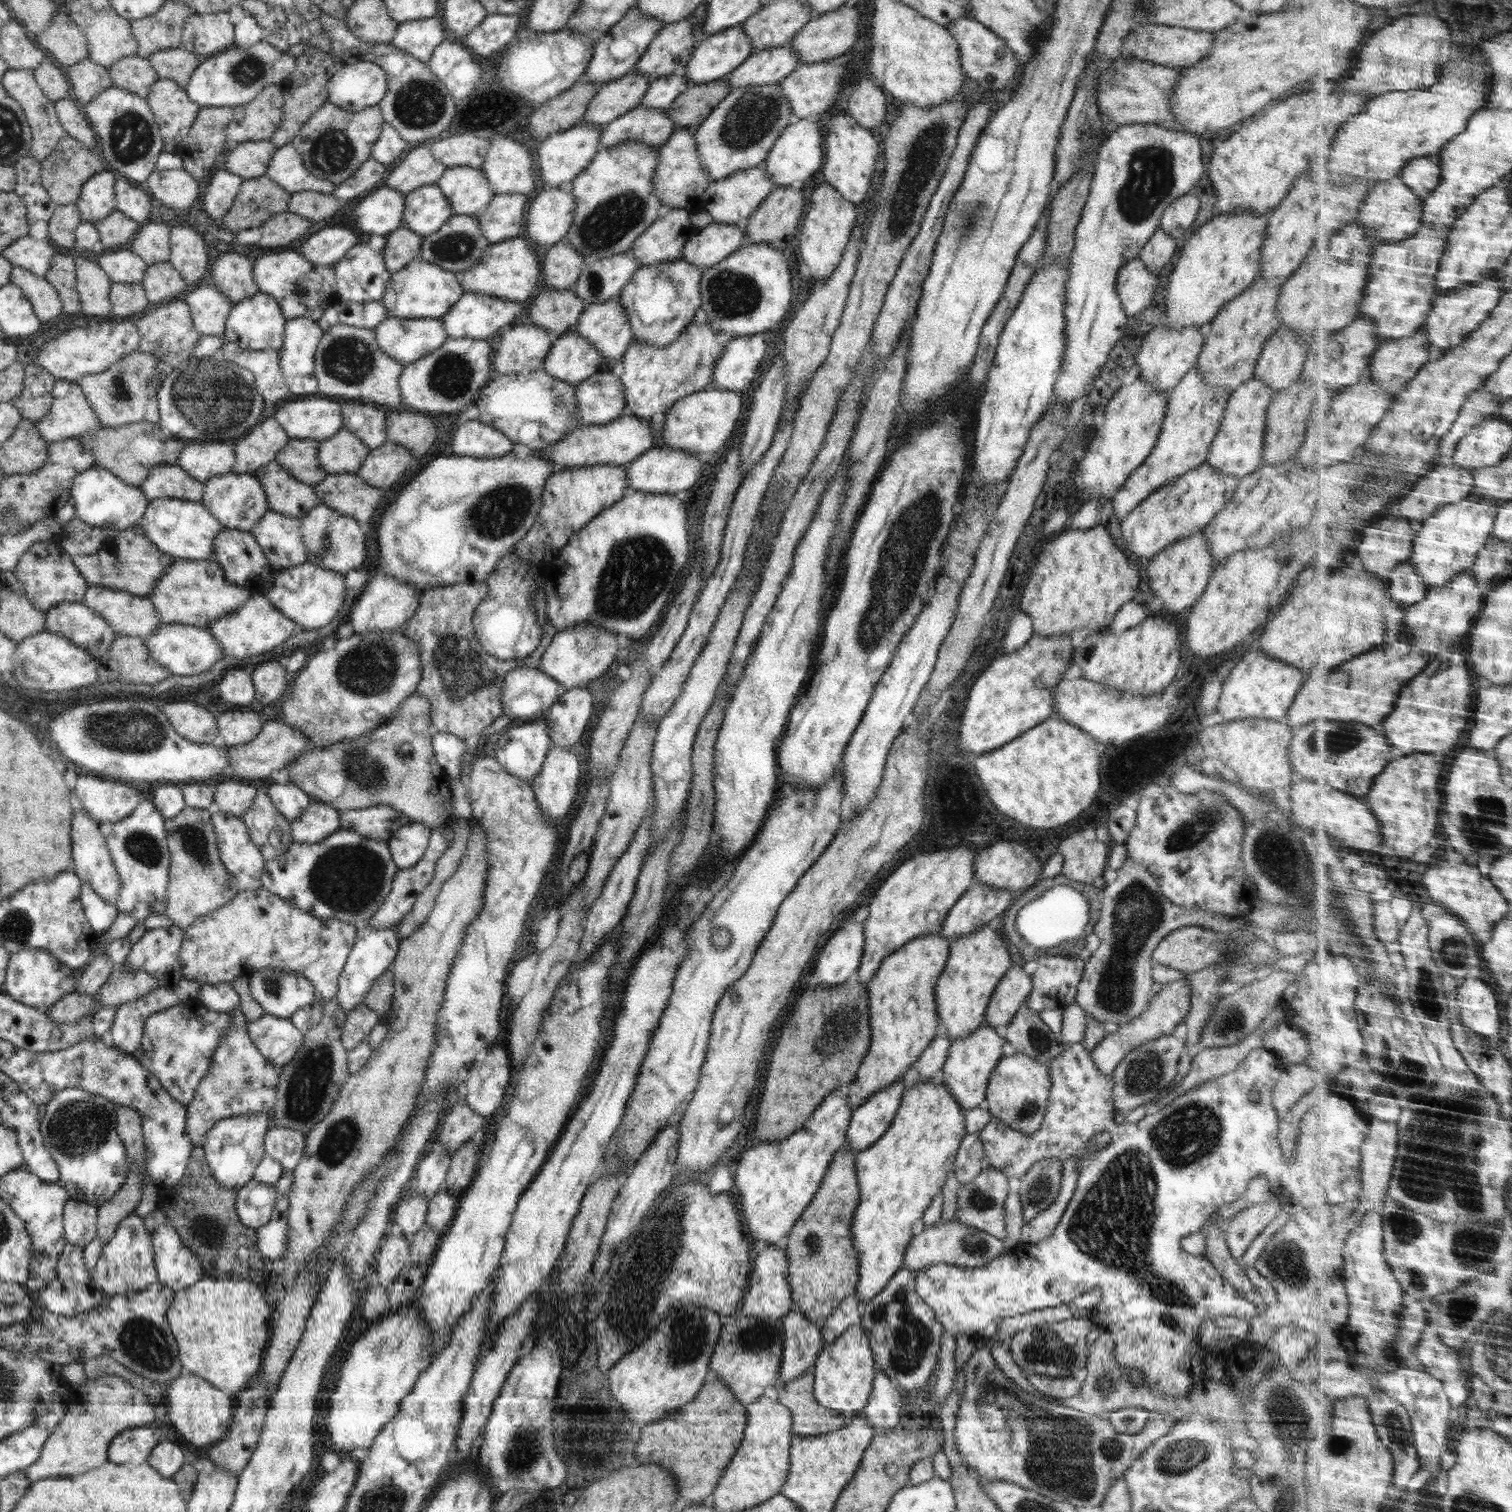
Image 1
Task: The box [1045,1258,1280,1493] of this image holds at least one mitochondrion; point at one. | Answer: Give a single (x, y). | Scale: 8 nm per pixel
(1186, 1453)

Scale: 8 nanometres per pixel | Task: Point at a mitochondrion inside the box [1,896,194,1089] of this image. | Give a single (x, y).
(98, 1066)

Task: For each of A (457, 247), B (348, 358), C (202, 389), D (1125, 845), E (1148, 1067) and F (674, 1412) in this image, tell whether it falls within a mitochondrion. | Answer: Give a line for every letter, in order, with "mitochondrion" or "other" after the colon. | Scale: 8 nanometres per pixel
A: mitochondrion
B: mitochondrion
C: mitochondrion
D: other
E: mitochondrion
F: other

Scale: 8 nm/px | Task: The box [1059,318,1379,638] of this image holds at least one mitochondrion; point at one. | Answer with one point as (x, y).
(1286, 559)

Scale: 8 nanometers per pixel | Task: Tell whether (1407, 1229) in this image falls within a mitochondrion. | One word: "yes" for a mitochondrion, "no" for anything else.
yes

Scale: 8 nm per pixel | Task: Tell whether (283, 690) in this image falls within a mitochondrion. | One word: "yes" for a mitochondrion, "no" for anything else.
no

